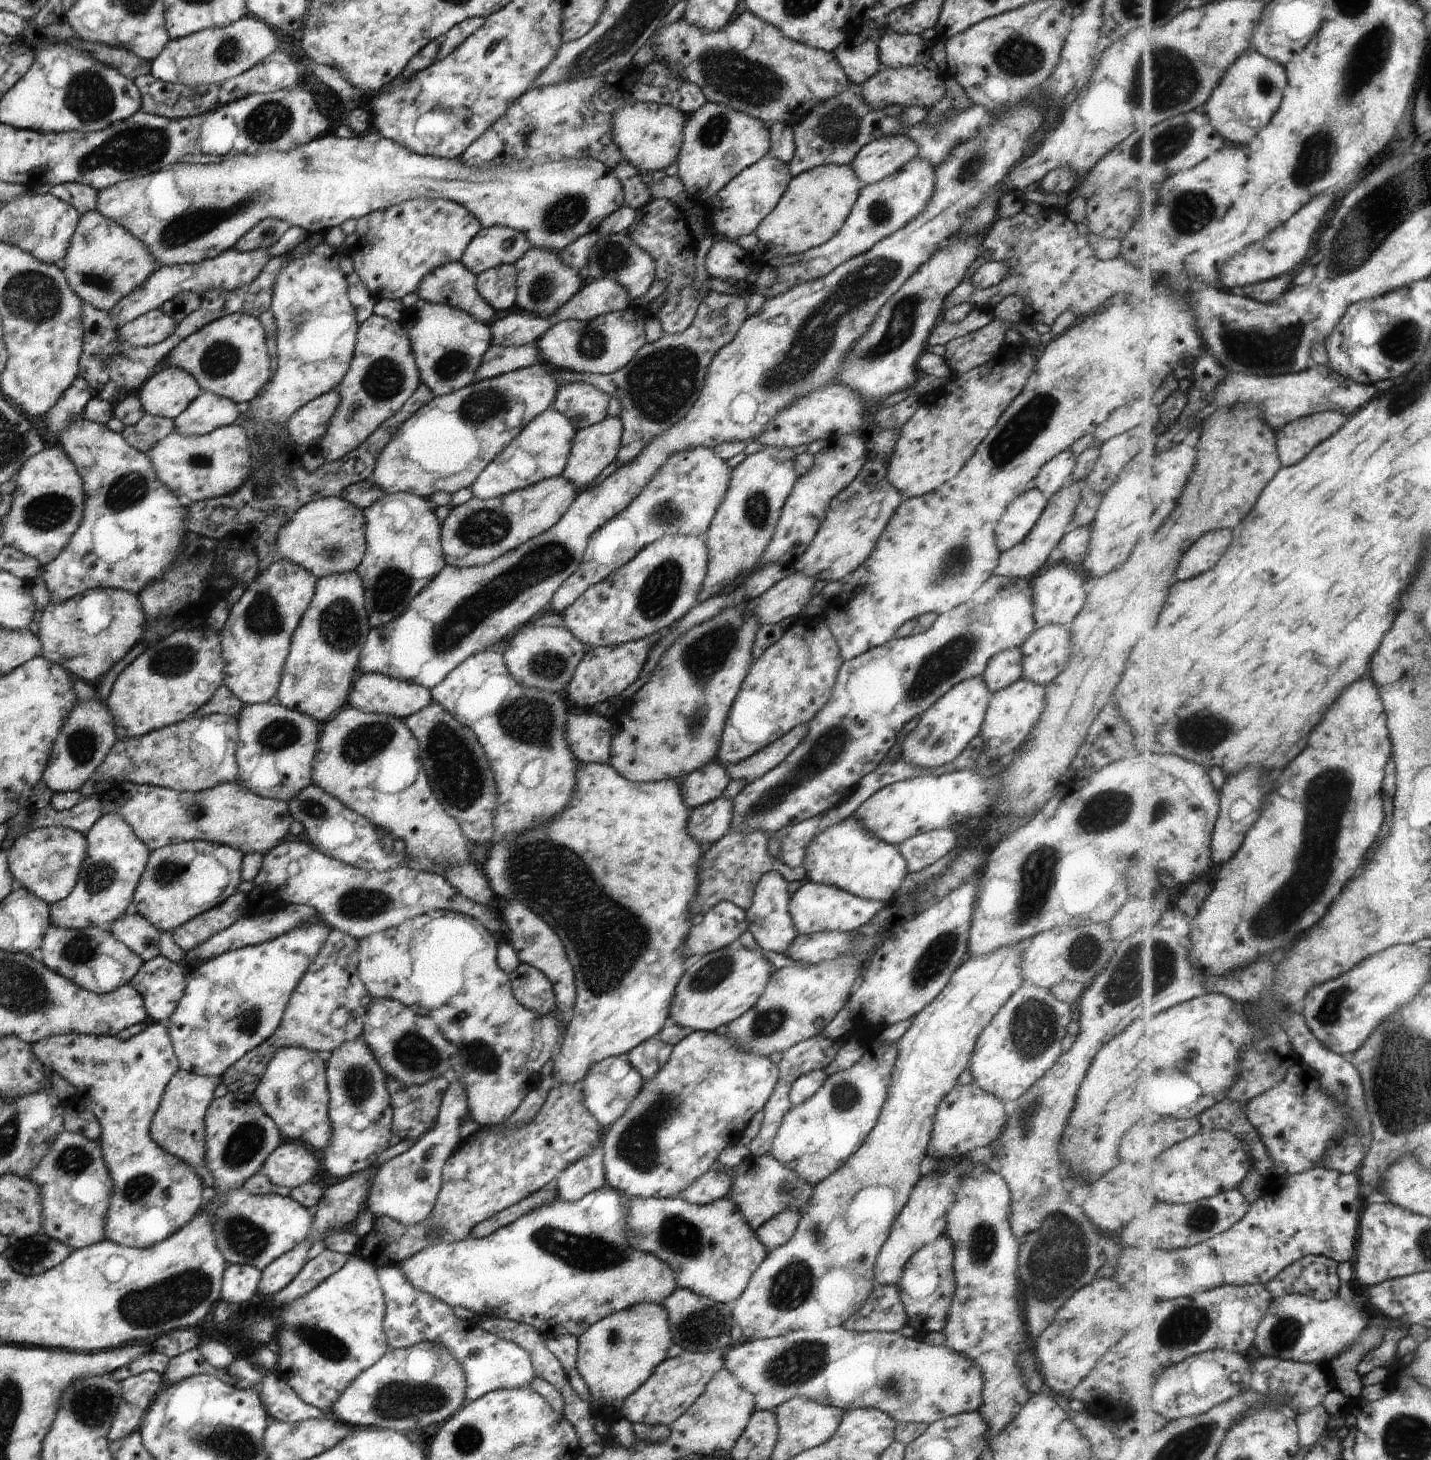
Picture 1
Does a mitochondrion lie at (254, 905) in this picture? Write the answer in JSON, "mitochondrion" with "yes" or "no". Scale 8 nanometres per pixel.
{"mitochondrion":"no"}

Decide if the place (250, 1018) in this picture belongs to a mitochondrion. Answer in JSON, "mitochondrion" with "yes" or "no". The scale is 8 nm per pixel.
{"mitochondrion":"yes"}

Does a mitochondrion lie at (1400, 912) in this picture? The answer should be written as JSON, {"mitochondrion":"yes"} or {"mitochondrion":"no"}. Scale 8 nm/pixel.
{"mitochondrion":"no"}

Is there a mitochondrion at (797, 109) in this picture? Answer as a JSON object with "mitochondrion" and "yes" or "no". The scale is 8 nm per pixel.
{"mitochondrion":"yes"}

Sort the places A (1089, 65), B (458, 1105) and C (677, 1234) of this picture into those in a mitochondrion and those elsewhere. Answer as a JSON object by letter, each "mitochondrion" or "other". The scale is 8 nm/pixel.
{"A":"other","B":"other","C":"mitochondrion"}

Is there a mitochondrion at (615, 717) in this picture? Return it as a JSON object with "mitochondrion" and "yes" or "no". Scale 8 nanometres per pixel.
{"mitochondrion":"no"}

